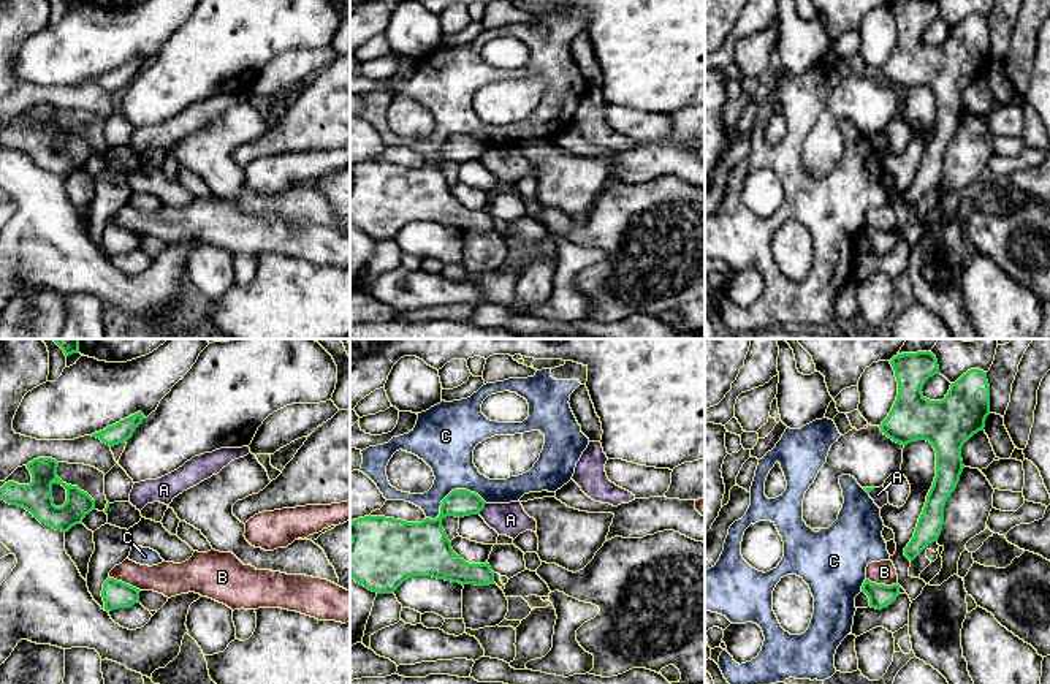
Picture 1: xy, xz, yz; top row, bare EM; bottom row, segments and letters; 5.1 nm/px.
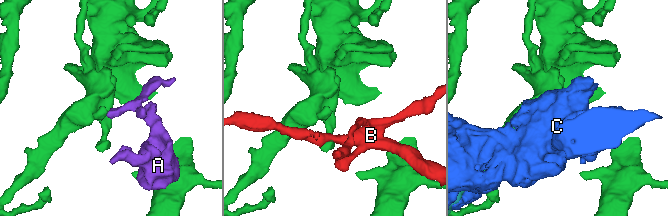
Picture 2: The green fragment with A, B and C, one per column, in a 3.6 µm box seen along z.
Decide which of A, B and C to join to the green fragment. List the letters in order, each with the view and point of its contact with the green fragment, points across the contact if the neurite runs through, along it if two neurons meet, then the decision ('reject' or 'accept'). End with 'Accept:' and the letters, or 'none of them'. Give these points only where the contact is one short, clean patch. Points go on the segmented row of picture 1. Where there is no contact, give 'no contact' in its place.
A: xz (483, 507) | along xz (485, 502), (479, 513) | reject
B: xy (124, 583) | along xy (110, 577), (129, 583), (140, 591) | reject
C: xz (452, 491) | reject
Accept: none of them

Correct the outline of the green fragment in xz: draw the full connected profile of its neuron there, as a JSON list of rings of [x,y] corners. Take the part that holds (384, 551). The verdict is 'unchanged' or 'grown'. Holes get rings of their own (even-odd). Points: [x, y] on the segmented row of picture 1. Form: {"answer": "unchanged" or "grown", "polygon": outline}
{"answer": "unchanged", "polygon": [[[467,489],[451,491],[436,519],[407,522],[364,516],[350,522],[350,576],[377,594],[393,594],[412,576],[432,576],[459,584],[494,584],[489,564],[469,564],[451,548],[442,519],[480,515],[485,500]]]}

